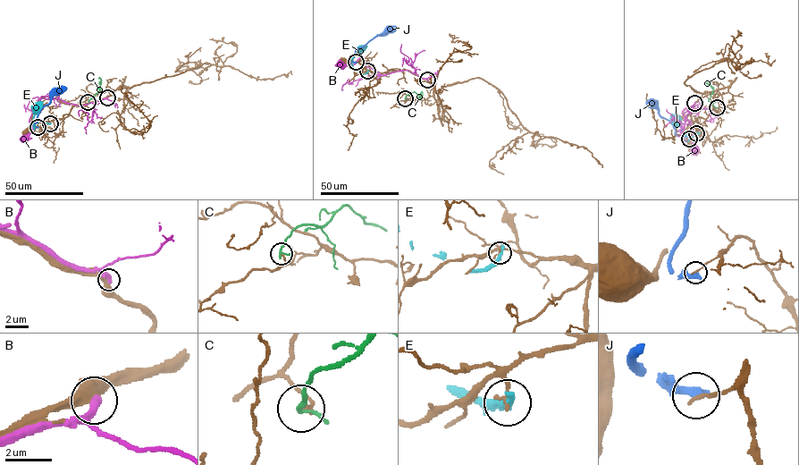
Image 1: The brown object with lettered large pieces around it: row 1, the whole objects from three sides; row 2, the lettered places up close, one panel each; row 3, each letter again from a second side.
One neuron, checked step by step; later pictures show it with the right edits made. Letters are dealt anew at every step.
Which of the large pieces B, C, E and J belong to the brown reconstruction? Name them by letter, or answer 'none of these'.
none of these

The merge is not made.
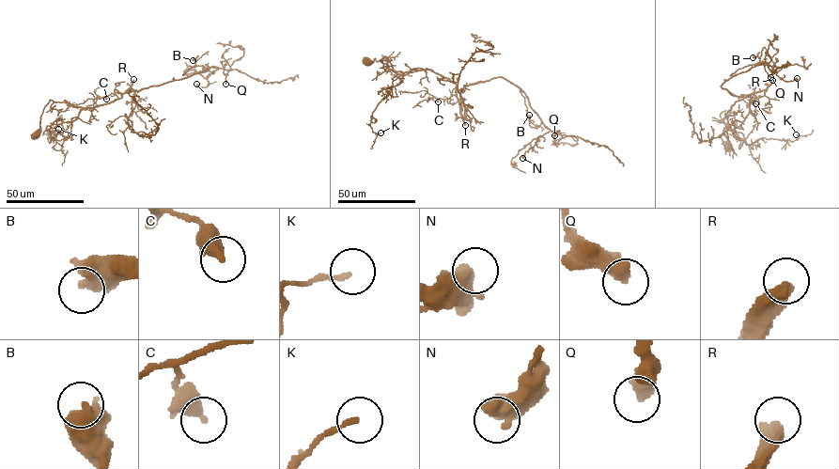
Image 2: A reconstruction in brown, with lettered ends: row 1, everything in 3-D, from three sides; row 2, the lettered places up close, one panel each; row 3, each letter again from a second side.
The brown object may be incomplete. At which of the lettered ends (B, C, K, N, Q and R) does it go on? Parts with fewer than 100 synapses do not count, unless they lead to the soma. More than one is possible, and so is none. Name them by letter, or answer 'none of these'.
R

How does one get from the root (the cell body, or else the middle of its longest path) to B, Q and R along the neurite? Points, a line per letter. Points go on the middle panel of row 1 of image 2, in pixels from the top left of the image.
B: (367, 61), (432, 70), (459, 101), (466, 85), (502, 77), (541, 123), (529, 115)
Q: (367, 61), (432, 70), (459, 101), (466, 85), (504, 78), (554, 135)
R: (367, 61), (386, 57), (389, 68), (397, 73), (430, 70), (448, 79), (456, 85), (465, 125)

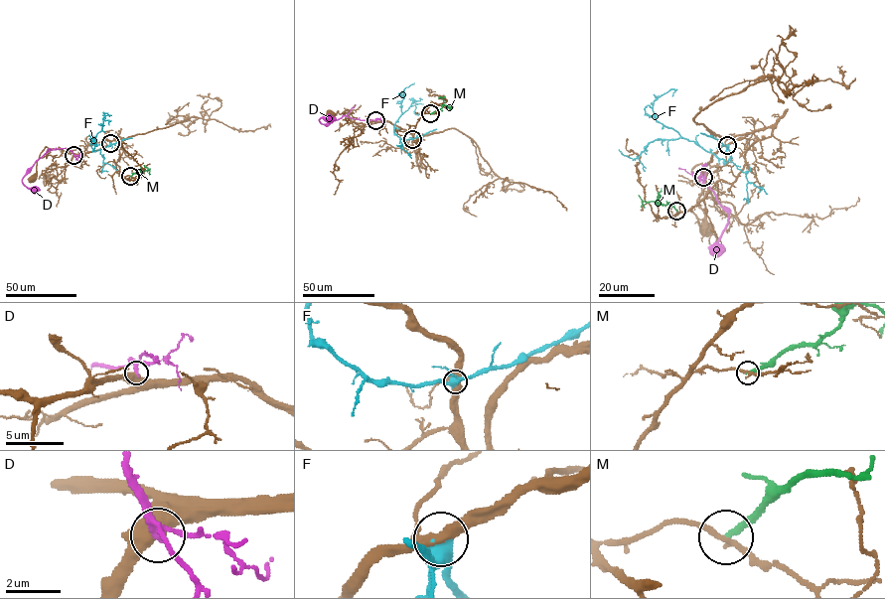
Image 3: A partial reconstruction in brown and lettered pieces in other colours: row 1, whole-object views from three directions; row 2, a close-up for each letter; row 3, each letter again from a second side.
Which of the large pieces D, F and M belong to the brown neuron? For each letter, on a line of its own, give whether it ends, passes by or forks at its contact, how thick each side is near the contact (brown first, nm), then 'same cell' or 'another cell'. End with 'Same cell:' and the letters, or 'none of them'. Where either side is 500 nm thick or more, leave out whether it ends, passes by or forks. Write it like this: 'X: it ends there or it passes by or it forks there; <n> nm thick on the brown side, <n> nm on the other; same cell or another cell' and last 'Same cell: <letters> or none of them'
D: 550 nm thick on the brown side, 170 nm on the other; another cell
F: it passes by; 320 nm thick on the brown side, 420 nm on the other; same cell
M: it ends there; 190 nm thick on the brown side, 240 nm on the other; another cell
Same cell: F

